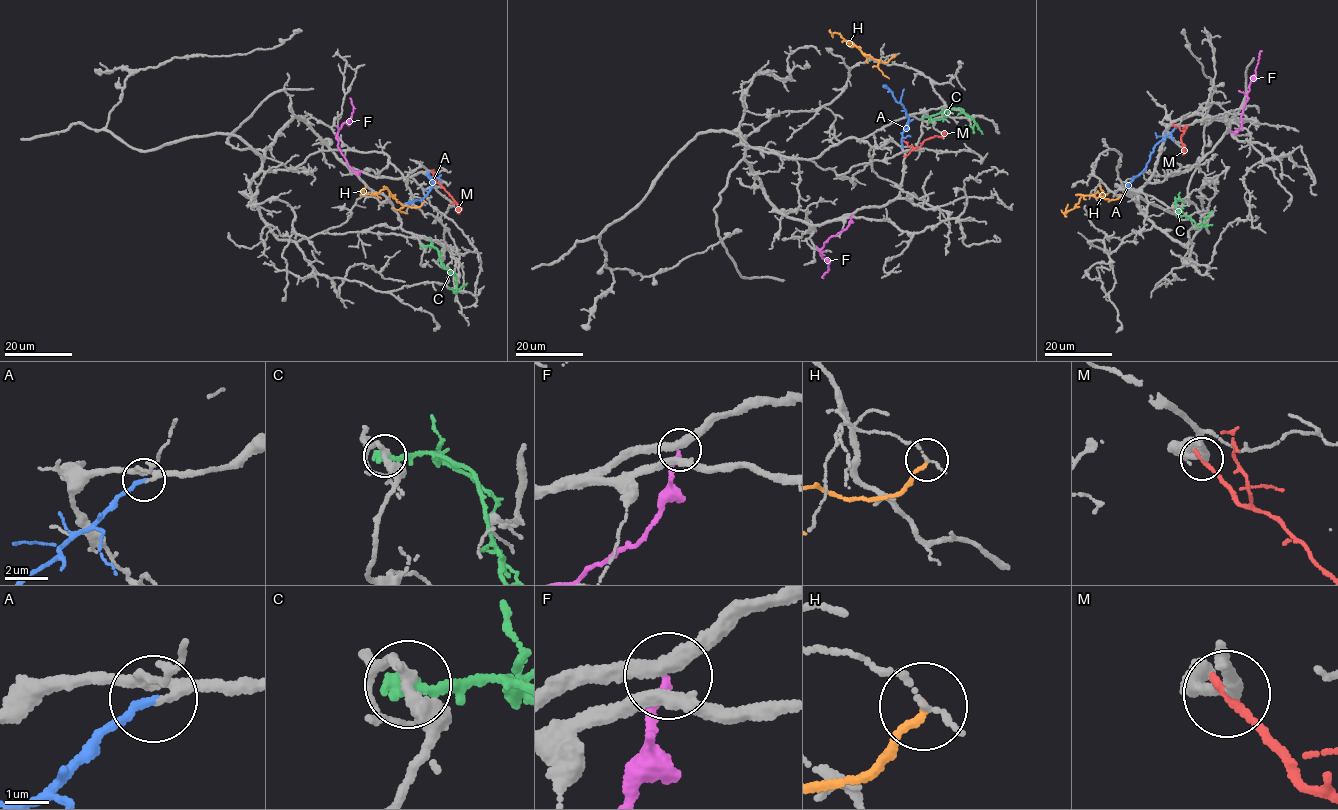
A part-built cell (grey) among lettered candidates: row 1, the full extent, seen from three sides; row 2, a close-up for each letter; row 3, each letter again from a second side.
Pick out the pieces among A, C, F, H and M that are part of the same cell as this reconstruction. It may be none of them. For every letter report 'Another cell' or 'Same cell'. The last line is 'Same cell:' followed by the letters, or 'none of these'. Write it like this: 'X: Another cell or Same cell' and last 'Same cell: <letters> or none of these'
A: Same cell
C: Another cell
F: Another cell
H: Another cell
M: Another cell
Same cell: A

